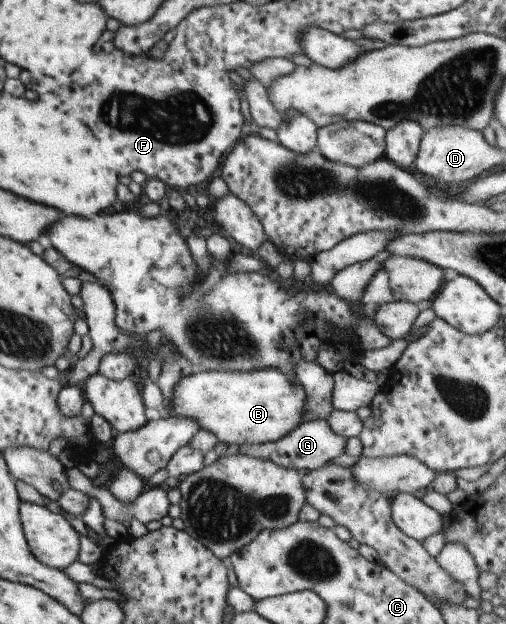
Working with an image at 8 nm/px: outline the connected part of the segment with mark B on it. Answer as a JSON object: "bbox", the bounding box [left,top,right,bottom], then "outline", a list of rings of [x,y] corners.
{"bbox":[164,369,303,445],"outline":[[[275,369],[251,372],[193,371],[175,381],[171,400],[164,404],[171,417],[194,421],[201,430],[213,434],[218,442],[258,445],[275,442],[301,425],[303,389]]]}

